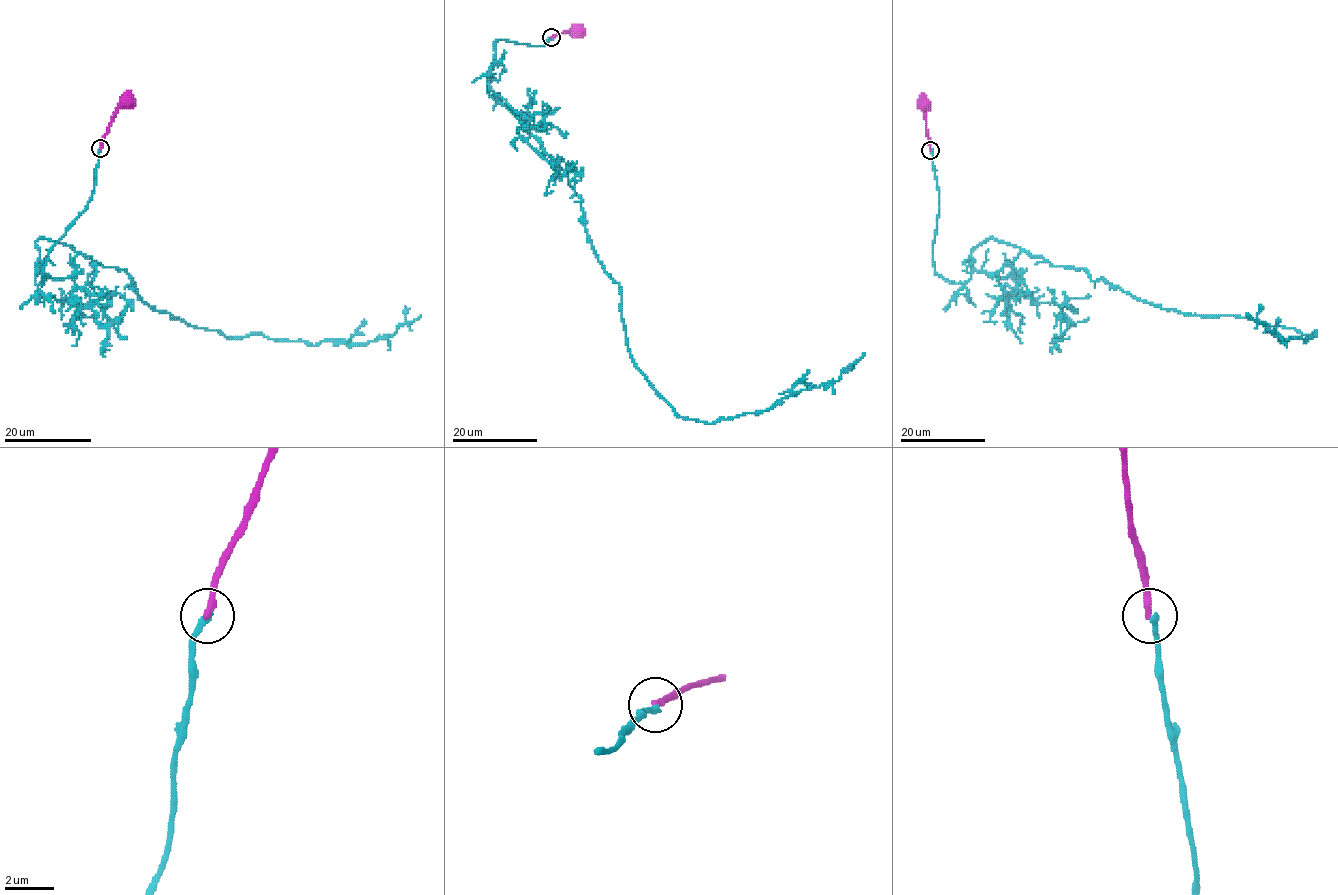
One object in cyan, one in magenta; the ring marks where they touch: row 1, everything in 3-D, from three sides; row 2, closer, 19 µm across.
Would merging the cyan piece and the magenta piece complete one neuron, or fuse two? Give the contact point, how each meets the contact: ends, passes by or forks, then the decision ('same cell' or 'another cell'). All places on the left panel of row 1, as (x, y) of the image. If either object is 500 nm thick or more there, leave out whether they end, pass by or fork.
place (100, 148); cyan ends; magenta ends; another cell

